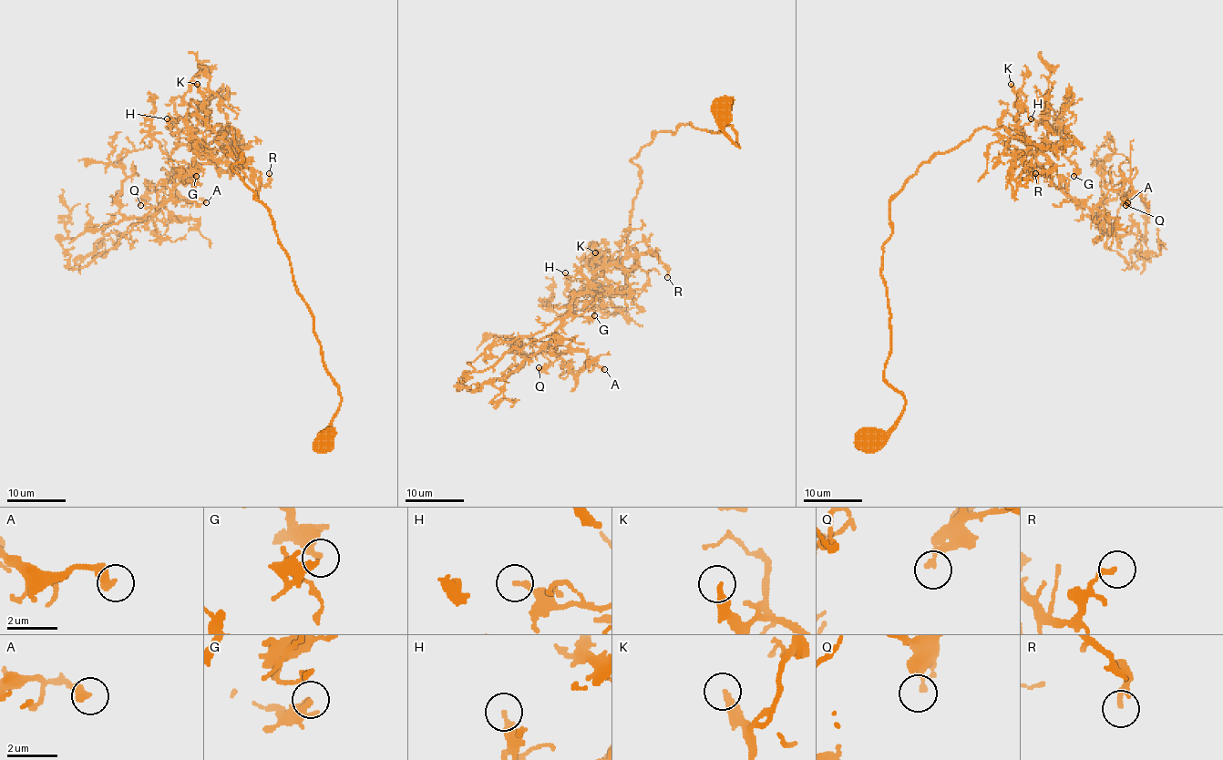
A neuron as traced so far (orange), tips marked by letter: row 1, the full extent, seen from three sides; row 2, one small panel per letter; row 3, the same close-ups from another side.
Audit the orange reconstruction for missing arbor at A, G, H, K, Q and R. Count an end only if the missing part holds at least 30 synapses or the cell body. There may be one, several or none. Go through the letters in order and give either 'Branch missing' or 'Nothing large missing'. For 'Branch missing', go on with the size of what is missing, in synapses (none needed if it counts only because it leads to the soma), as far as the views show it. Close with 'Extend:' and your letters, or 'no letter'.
A: Nothing large missing
G: Nothing large missing
H: Nothing large missing
K: Nothing large missing
Q: Nothing large missing
R: Nothing large missing
Extend: no letter

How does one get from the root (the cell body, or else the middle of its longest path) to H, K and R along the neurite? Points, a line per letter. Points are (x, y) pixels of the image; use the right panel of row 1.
H: (869, 437), (905, 405), (884, 378), (890, 200), (982, 128), (1022, 138), (1023, 159), (1063, 142), (1031, 118)
K: (869, 437), (905, 405), (884, 378), (890, 200), (919, 164), (982, 128), (1029, 145), (1011, 84)
R: (869, 437), (905, 405), (884, 378), (890, 200), (919, 164), (982, 128), (1029, 145), (1013, 179), (1035, 173)

